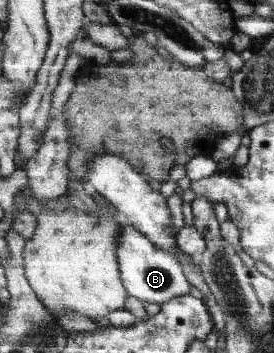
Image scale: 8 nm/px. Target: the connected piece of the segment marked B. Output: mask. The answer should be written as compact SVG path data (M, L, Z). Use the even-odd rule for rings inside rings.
M122 221L122 234L117 238L117 257L121 265L122 282L130 296L143 304L163 305L190 292L190 284L182 264L168 250L160 250L146 235Z

